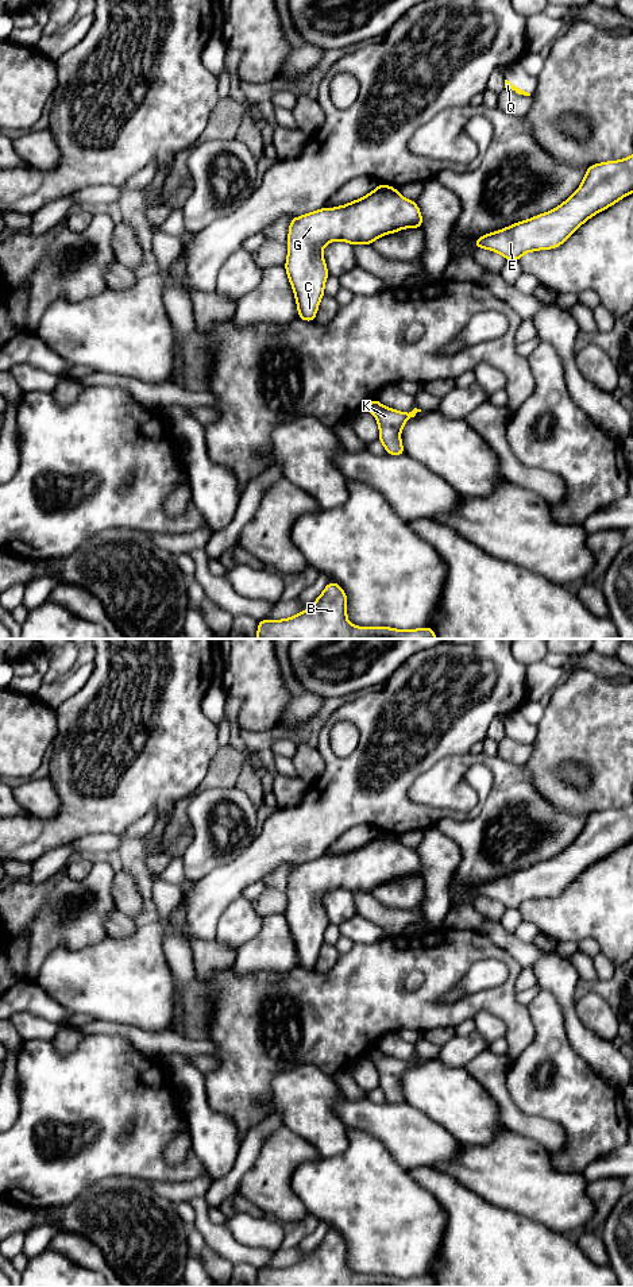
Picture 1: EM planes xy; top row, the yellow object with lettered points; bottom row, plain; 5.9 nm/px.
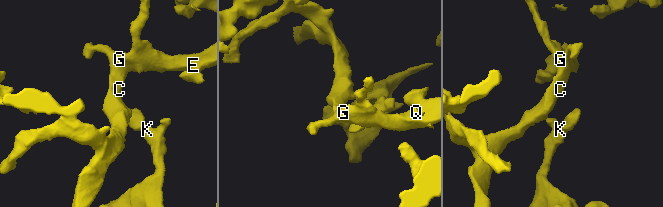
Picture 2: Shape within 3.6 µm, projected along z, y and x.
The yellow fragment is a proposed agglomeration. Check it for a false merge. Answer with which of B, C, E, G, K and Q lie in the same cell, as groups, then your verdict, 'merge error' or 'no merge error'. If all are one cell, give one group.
B C E G K Q | no merge error

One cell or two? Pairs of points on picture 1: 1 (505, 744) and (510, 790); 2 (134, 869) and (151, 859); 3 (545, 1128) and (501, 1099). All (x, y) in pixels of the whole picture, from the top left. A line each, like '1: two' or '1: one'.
1: two
2: two
3: one

